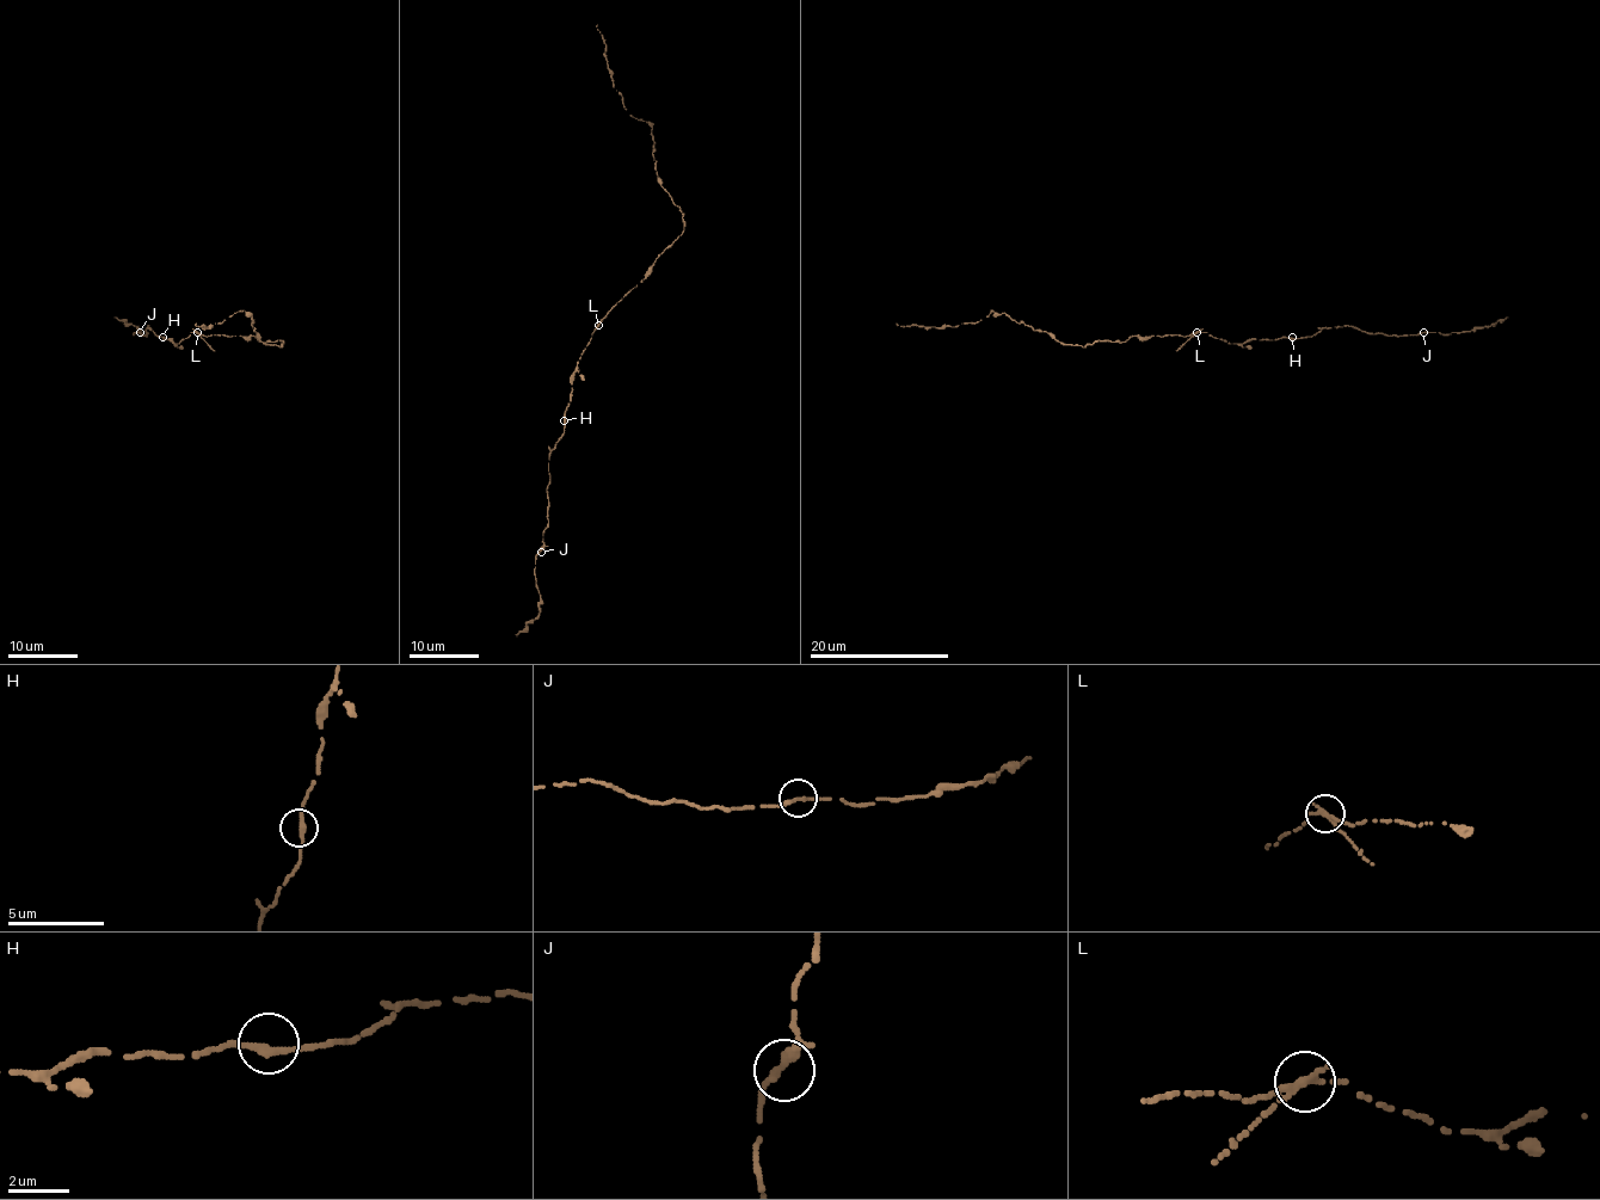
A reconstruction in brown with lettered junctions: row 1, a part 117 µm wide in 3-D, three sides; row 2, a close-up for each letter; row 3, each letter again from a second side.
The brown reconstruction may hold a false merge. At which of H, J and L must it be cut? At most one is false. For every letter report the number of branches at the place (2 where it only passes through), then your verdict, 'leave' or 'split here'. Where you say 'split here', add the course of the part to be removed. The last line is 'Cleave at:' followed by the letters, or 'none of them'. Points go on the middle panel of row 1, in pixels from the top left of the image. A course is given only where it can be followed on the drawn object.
H: branches 2; leave
J: branches 3; leave
L: branches 3; leave
Cleave at: none of them

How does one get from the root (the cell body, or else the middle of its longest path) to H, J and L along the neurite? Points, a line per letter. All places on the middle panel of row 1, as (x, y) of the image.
H: (607, 312), (577, 361), (564, 420)
J: (607, 312), (577, 361), (564, 435), (549, 454), (548, 527), (542, 534), (541, 552)
L: (607, 312), (598, 326)

